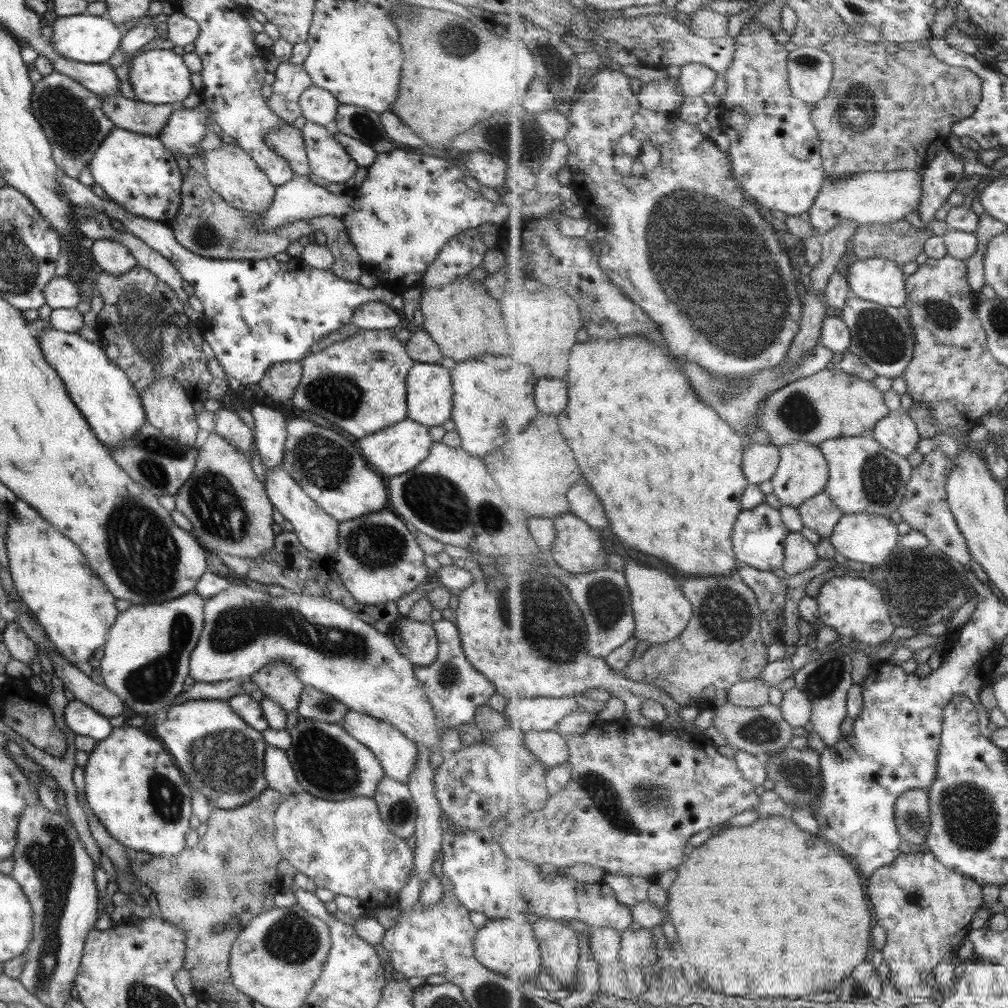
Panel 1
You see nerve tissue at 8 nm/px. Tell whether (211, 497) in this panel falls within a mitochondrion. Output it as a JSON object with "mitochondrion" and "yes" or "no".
{"mitochondrion":"yes"}

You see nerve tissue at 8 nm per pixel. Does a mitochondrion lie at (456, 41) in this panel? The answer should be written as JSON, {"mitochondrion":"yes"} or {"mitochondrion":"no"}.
{"mitochondrion":"yes"}

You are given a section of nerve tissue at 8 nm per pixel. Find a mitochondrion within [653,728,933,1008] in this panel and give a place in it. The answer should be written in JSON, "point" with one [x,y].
{"point":[798,776]}

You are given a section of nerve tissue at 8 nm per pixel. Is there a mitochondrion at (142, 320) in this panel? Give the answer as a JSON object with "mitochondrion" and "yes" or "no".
{"mitochondrion":"yes"}

